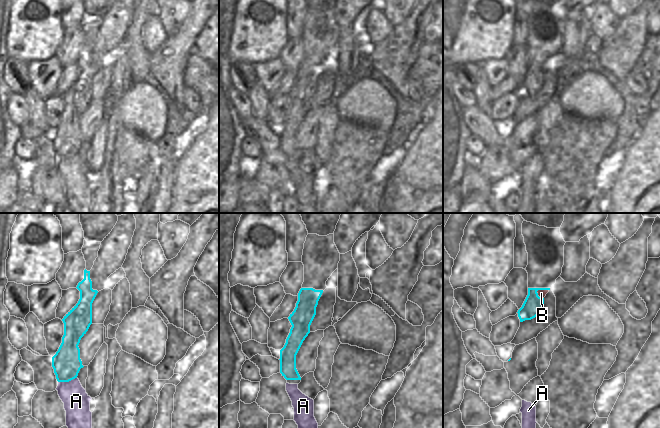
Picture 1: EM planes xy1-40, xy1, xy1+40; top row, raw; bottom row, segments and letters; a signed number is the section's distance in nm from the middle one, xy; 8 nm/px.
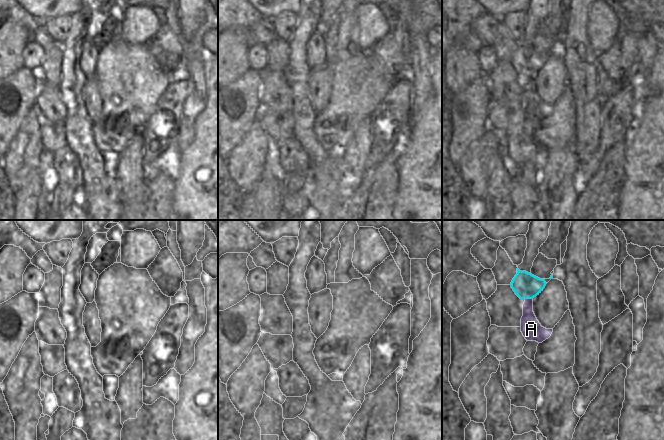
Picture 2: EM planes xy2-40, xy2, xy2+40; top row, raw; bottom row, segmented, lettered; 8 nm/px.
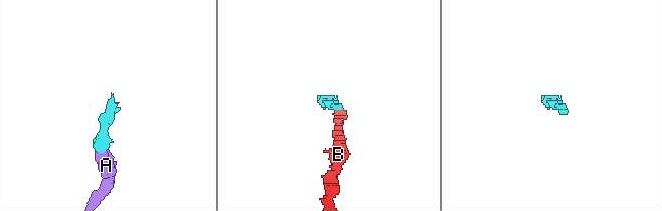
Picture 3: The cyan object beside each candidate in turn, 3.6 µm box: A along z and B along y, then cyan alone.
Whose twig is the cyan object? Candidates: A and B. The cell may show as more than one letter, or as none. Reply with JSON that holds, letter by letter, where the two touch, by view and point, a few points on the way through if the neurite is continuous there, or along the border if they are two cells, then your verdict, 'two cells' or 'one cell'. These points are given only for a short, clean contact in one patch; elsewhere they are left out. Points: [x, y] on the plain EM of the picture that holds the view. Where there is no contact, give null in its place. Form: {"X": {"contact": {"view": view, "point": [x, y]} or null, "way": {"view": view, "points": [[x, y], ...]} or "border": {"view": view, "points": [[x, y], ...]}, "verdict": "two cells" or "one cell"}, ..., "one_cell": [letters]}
{"A": {"contact": {"view": "xy1-40", "point": [67, 157]}, "way": {"view": "xy1-40", "points": [[66, 139], [67, 157], [76, 177]]}, "verdict": "one cell"}, "B": {"contact": {"view": "xy1+40", "point": [540, 65]}, "border": {"view": "xy1+40", "points": [[548, 65], [539, 65], [537, 71]]}, "verdict": "two cells"}, "one_cell": ["A"]}

